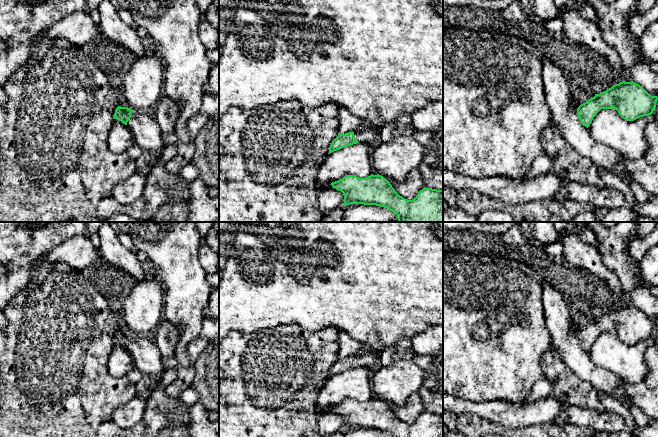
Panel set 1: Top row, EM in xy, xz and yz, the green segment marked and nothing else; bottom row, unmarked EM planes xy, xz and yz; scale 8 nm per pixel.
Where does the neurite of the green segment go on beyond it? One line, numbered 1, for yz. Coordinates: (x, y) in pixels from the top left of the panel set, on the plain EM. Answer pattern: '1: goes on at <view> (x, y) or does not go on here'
1: does not go on here

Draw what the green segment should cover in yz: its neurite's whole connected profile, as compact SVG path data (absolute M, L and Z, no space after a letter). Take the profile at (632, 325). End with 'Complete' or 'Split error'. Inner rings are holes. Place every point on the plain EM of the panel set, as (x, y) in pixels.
M622 305L581 328L577 338L581 348L587 352L601 333L614 332L623 343L634 345L651 339L657 324L657 320L650 319L639 308Z. Complete

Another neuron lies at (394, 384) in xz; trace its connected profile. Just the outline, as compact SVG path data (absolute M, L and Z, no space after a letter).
M407 352L390 366L372 374L372 393L386 403L404 405L422 386L425 372L414 362L414 352Z

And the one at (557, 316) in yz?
M549 280L543 281L542 299L546 326L550 331L553 346L561 354L563 362L597 391L616 399L627 408L633 405L624 396L623 388L619 383L620 378L595 365L589 353L581 348L577 332L572 327L567 302Z

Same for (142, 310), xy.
M154 277L144 278L125 297L122 314L126 329L141 334L156 329L163 319L164 291L162 283Z

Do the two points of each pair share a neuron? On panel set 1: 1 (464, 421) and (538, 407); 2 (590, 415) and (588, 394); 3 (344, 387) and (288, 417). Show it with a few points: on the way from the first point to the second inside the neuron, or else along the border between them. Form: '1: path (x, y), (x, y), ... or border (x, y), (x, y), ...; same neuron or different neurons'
1: border (459, 414), (474, 413), (504, 426); different neurons
2: border (566, 403), (572, 406), (605, 411); different neurons
3: border (326, 381), (319, 392), (316, 402), (317, 425); different neurons

